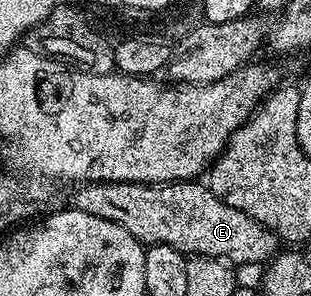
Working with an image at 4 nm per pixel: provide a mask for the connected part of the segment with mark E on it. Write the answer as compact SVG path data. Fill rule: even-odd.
M193 180L190 182L169 182L167 184L145 184L142 182L88 182L81 185L80 190L76 194L75 209L82 212L90 212L90 216L102 216L102 220L110 220L114 224L118 224L122 228L126 228L126 232L130 232L130 236L134 236L139 242L143 242L145 247L149 246L169 246L177 250L179 254L185 256L199 256L202 258L219 258L229 264L240 266L256 266L267 263L276 257L278 253L278 239L273 230L267 230L262 224L258 224L250 216L246 216L246 212L238 212L238 208L230 208L230 204L222 204L222 200L218 200L218 196L214 196L214 192L210 192L207 185L203 181Z

